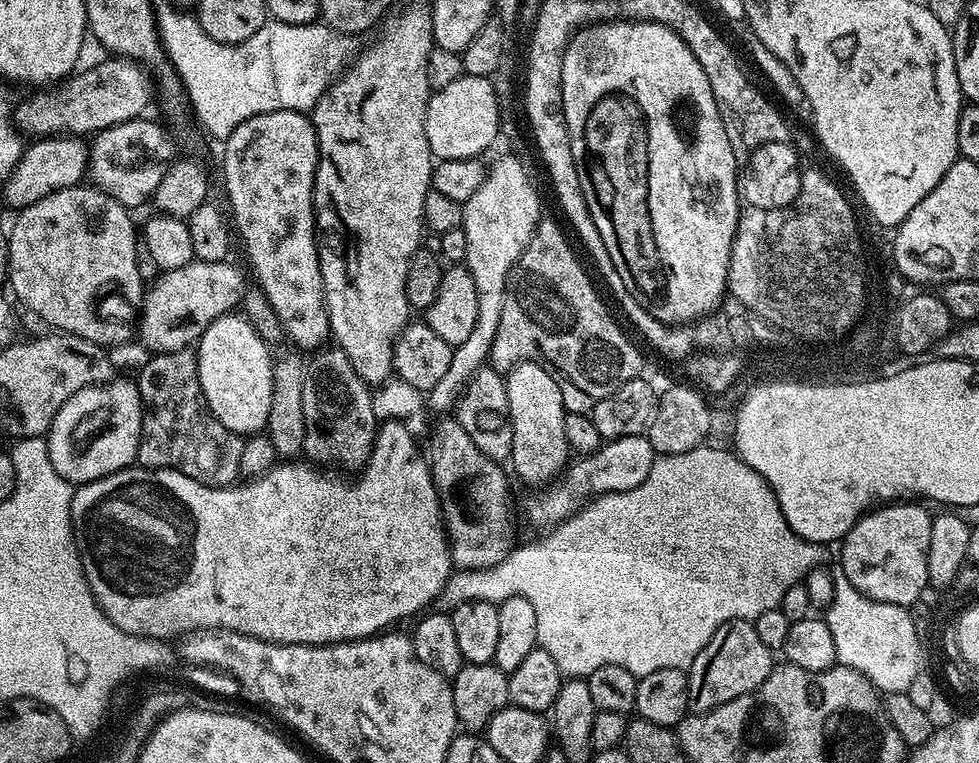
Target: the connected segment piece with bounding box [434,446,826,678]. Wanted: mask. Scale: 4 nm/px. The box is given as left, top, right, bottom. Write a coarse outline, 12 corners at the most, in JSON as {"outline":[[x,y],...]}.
{"outline":[[735,451],[657,455],[437,609],[568,678],[688,669],[825,563]]}

